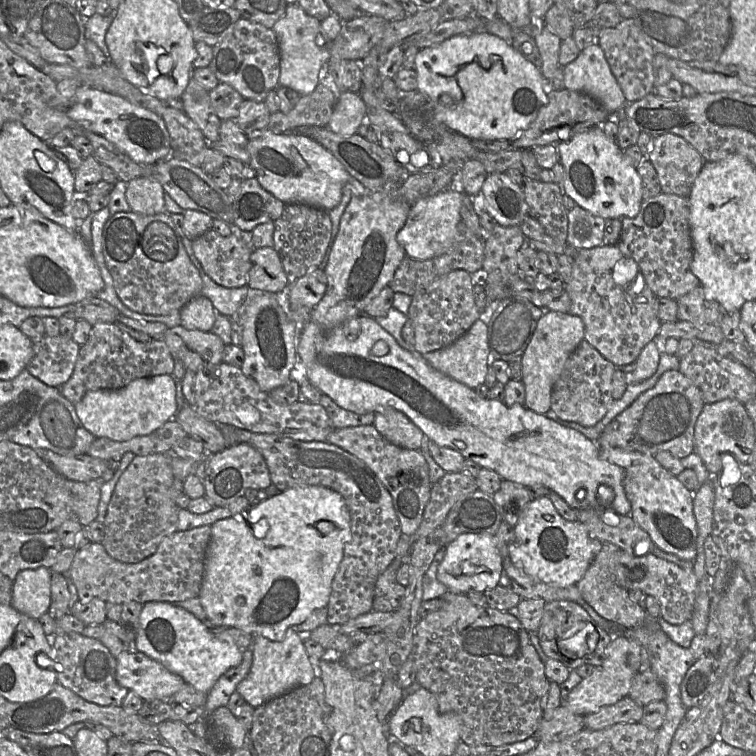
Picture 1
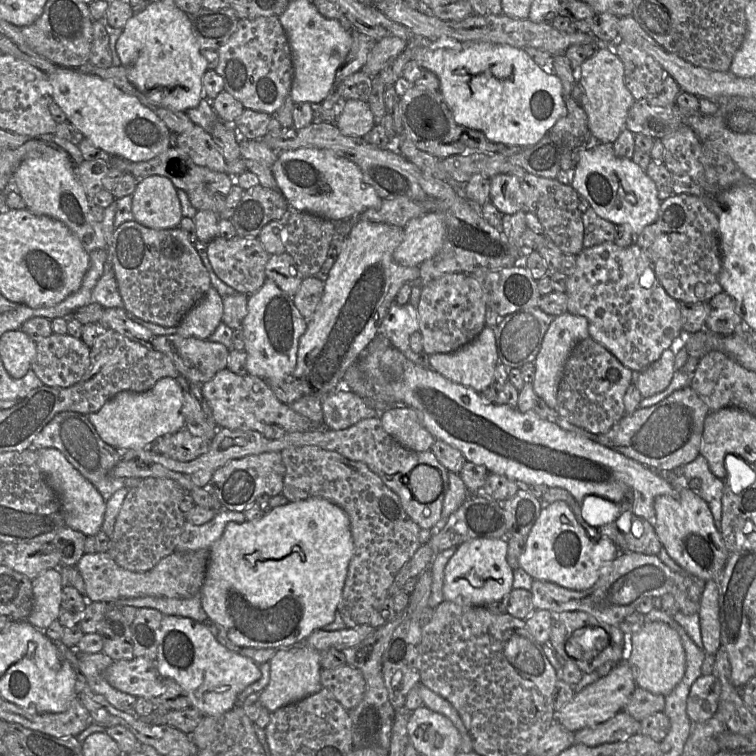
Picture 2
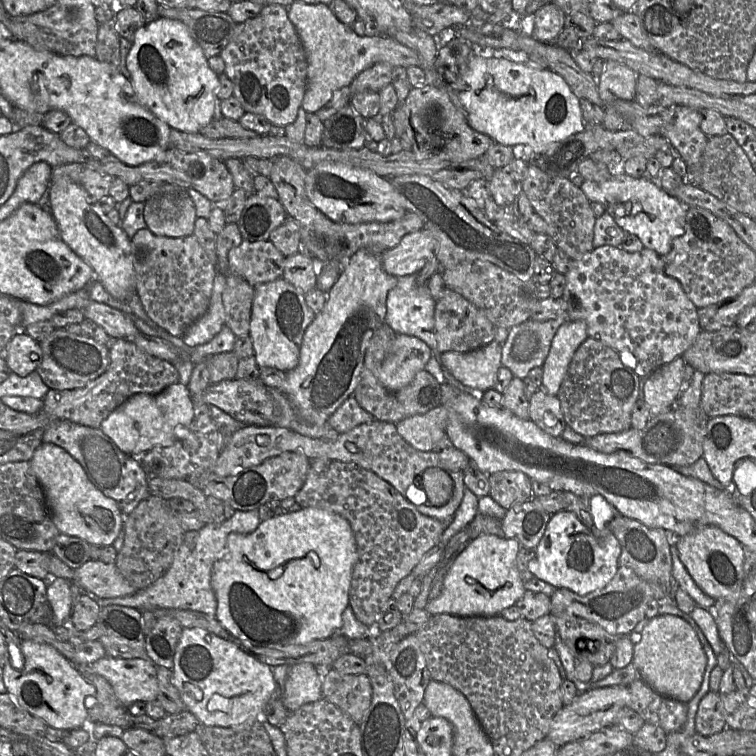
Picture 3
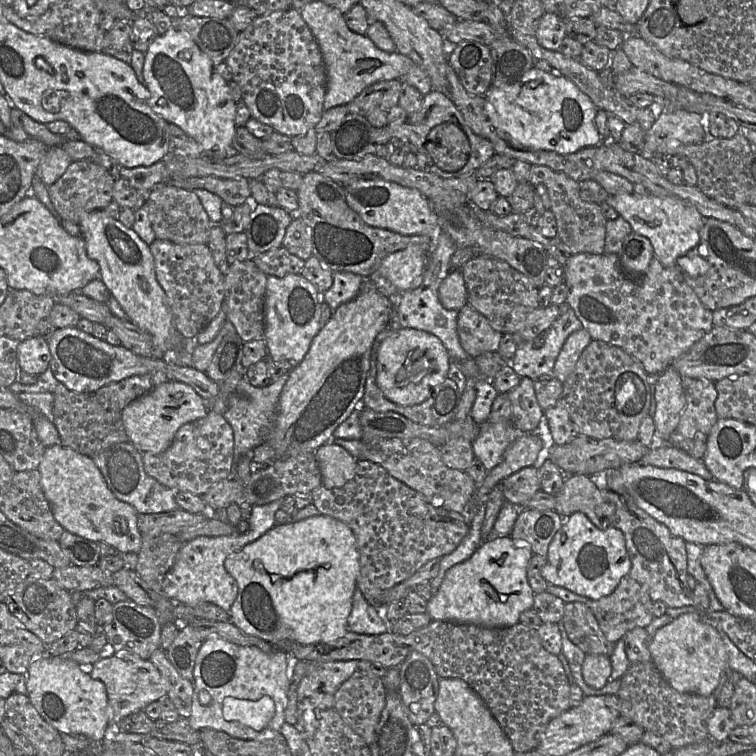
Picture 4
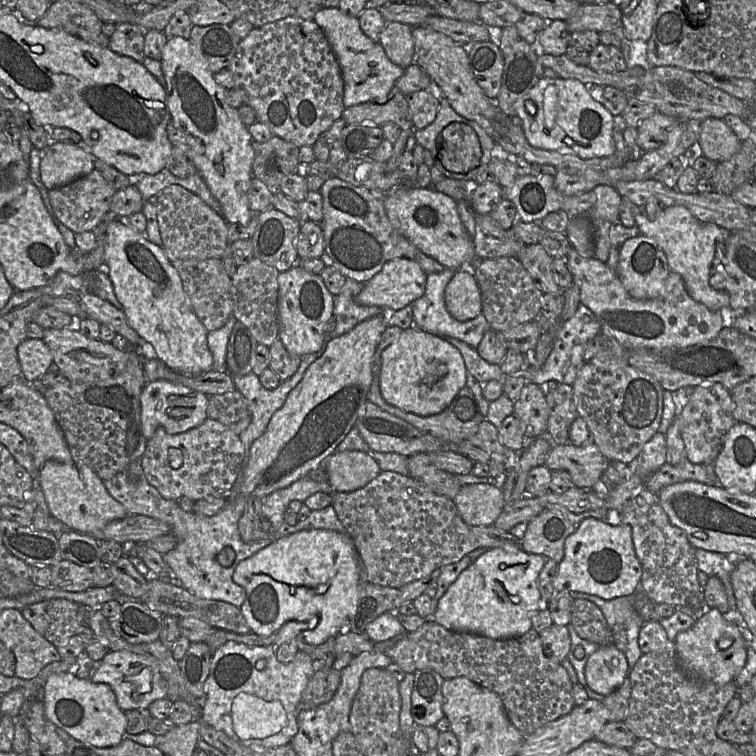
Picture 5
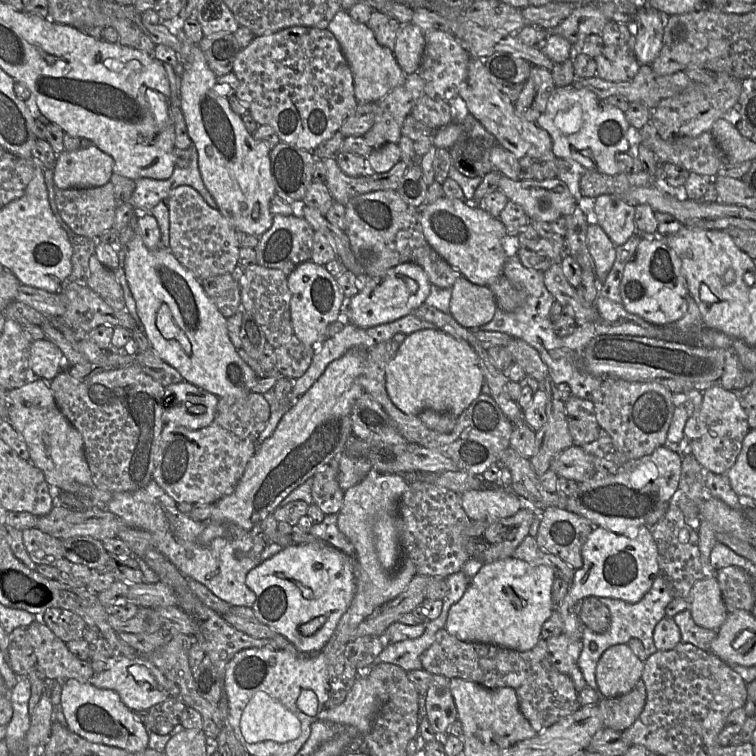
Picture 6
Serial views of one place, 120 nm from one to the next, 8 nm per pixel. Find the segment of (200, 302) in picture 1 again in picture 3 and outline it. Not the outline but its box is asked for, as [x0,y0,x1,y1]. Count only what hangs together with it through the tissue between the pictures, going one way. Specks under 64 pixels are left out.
[181,273,226,350]

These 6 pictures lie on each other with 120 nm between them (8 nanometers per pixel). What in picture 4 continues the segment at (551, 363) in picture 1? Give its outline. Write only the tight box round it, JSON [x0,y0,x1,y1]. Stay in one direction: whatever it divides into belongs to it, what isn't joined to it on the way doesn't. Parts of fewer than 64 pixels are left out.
[552,328,592,383]

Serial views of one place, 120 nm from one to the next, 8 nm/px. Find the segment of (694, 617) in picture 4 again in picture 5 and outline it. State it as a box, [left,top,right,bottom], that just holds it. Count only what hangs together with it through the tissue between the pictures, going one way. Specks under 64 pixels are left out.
[674,607,747,685]

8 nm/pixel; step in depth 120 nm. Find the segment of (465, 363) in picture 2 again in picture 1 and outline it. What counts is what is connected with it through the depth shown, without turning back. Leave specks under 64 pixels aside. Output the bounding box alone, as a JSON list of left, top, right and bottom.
[424,320,491,389]

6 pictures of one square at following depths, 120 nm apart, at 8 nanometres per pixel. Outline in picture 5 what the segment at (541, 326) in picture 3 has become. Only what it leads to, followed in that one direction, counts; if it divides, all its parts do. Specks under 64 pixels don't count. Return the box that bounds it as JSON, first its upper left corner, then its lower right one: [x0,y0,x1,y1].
[523,304,601,385]

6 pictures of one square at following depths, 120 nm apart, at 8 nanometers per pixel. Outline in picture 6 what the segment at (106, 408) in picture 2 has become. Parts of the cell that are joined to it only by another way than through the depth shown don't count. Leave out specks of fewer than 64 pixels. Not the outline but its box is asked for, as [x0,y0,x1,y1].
[162,383,219,430]

